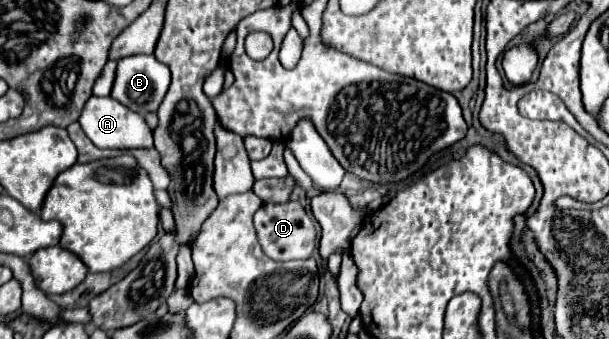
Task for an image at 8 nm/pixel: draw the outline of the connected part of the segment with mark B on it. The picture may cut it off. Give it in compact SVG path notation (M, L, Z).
M130 55L118 61L112 97L136 113L148 113L158 109L168 91L168 85L170 85L170 71L164 63L156 61L154 55Z

